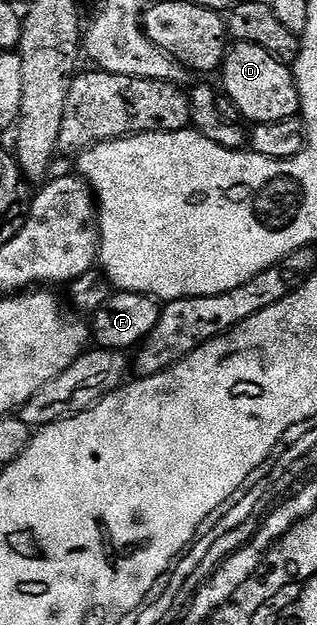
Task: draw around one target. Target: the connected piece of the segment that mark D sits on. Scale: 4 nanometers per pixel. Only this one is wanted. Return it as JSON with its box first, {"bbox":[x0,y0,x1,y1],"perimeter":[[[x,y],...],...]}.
{"bbox":[224,43,301,124],"perimeter":[[[236,43],[224,57],[224,91],[232,103],[249,119],[249,124],[273,123],[297,118],[301,114],[300,91],[296,87],[293,68],[283,59],[275,59],[270,52],[253,43]]]}

